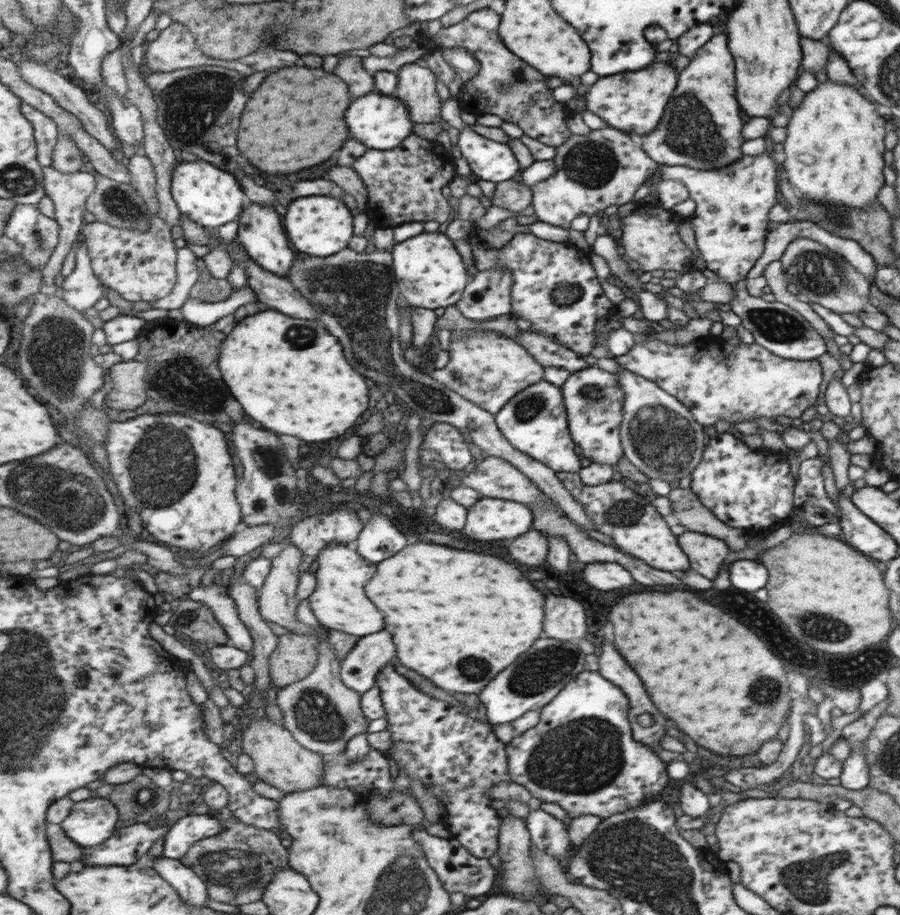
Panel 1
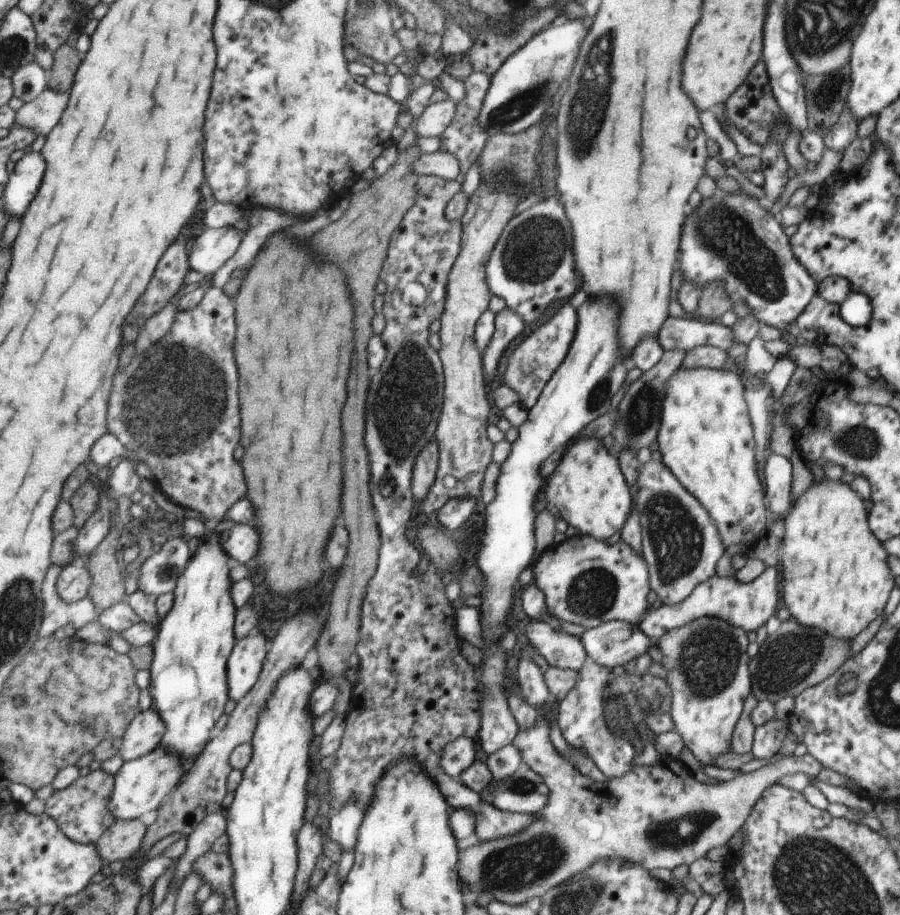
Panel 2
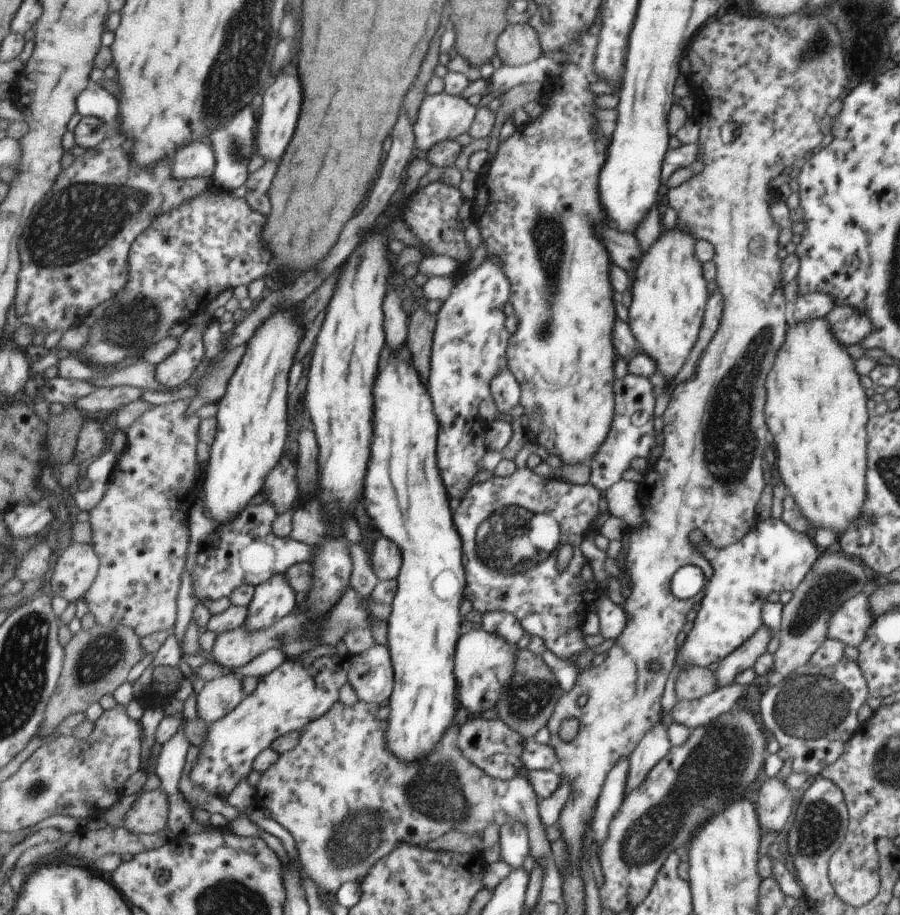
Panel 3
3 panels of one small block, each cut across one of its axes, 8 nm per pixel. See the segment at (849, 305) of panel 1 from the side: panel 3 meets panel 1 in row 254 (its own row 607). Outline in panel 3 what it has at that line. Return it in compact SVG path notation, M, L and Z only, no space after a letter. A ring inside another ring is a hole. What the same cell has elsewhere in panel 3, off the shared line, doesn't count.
M837 547L820 552L819 558L804 576L803 582L792 590L789 601L782 604L780 612L779 645L773 655L772 670L788 676L797 673L806 665L808 658L819 648L826 638L826 630L831 615L840 607L843 600L862 593L863 586L871 580L866 576L865 567L859 560L843 554Z

